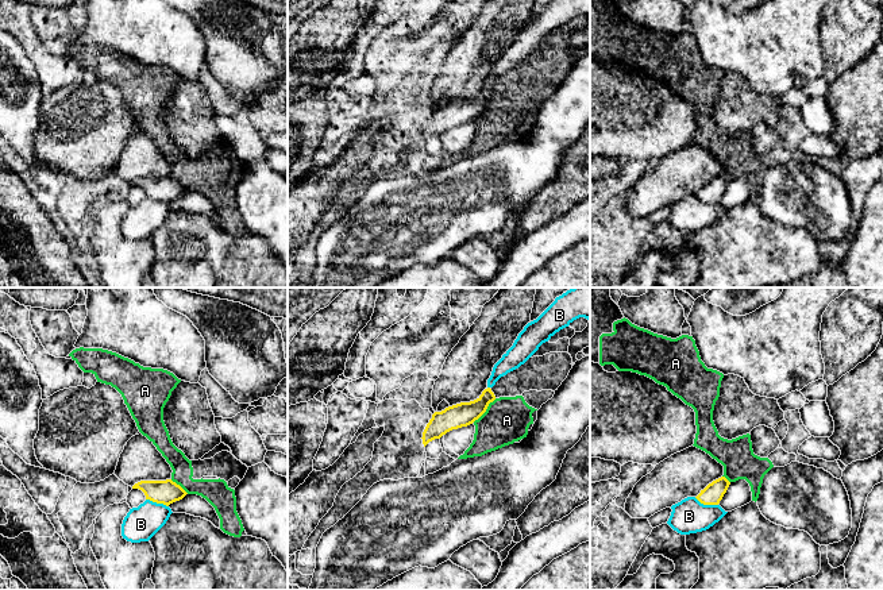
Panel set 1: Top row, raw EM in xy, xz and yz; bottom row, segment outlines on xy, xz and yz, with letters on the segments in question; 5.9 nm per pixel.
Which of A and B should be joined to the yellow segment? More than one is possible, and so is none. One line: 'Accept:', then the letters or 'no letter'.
Accept: no letter

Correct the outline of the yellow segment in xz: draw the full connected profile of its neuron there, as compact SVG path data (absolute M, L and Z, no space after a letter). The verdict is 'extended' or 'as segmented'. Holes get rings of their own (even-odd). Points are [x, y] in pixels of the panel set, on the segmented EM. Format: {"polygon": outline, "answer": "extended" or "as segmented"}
{"polygon": "M490 387L485 389L482 394L470 402L460 402L446 408L442 412L435 412L423 432L424 447L452 429L467 427L478 420L487 409L489 404L496 400Z", "answer": "as segmented"}

